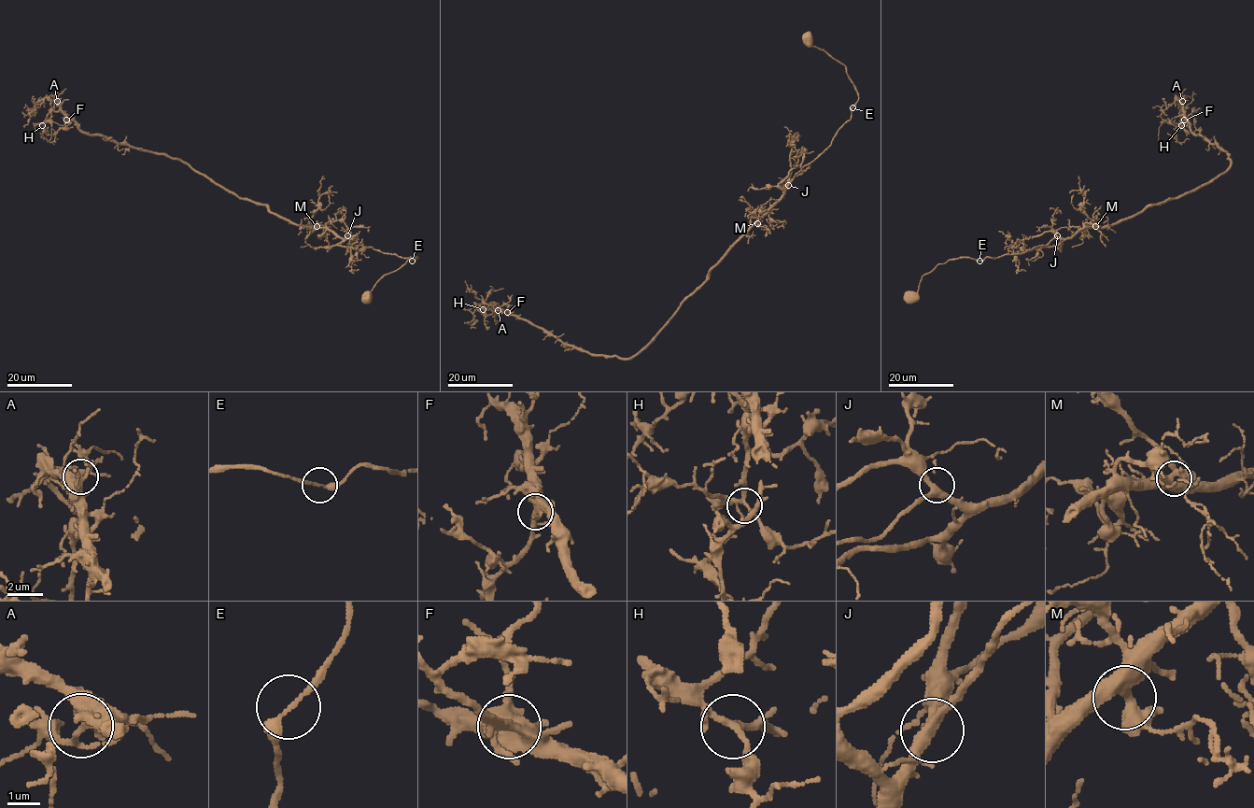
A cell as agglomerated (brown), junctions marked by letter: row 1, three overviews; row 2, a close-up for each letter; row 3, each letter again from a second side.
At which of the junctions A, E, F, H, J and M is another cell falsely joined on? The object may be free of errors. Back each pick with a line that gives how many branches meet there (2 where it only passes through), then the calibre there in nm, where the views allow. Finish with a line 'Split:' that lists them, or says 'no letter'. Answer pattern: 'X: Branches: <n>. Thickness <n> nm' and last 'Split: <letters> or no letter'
Split: no letter

